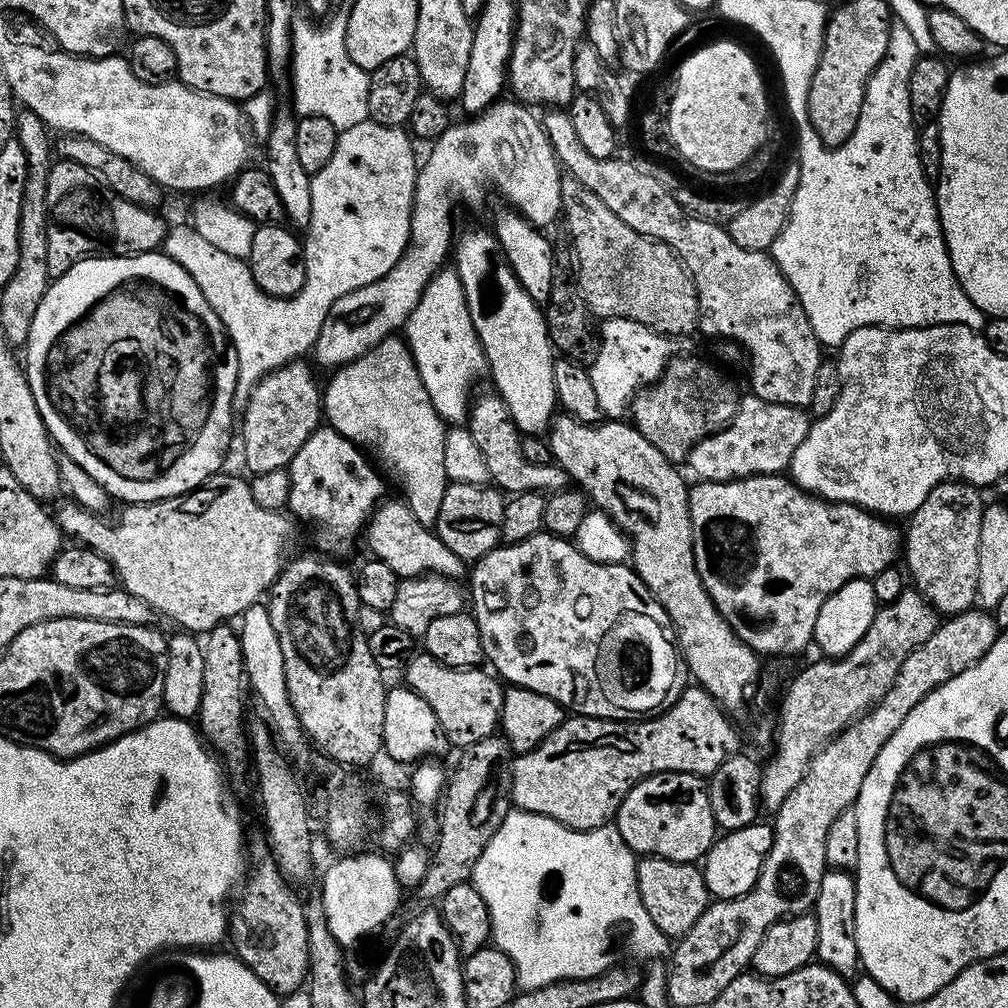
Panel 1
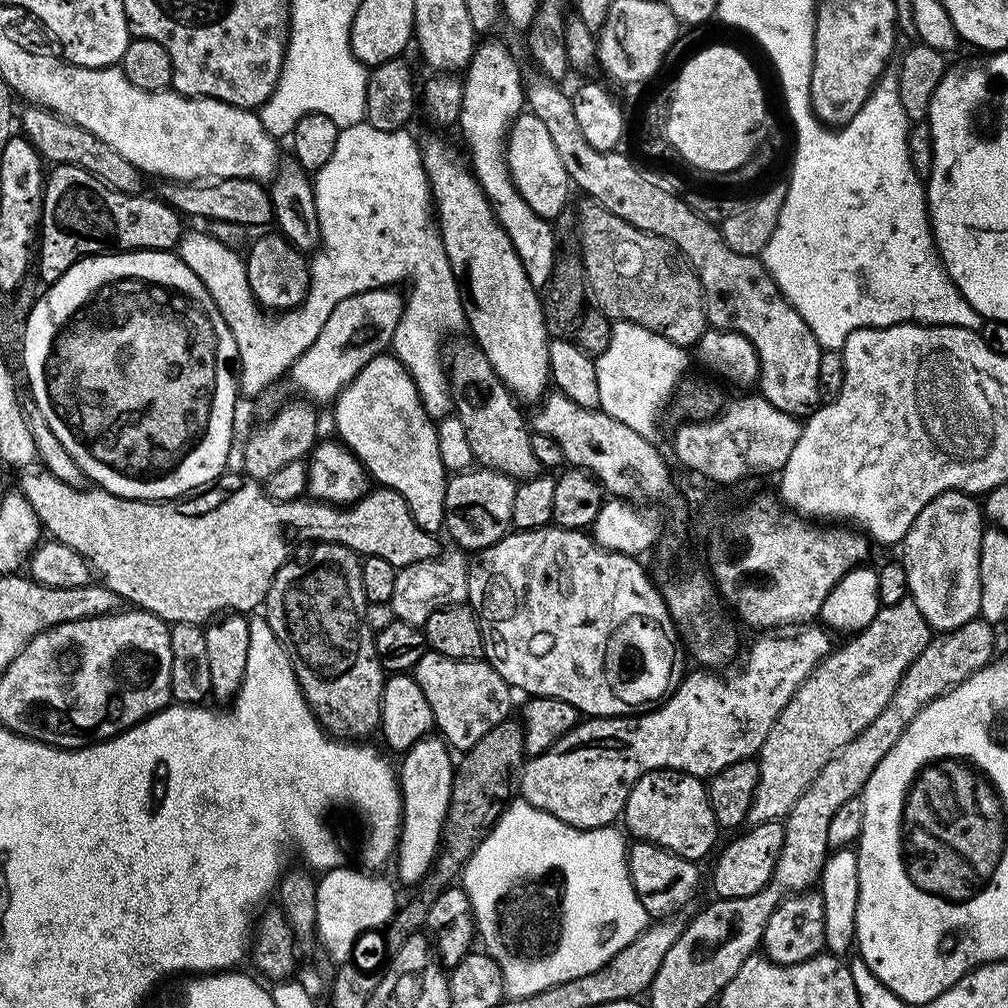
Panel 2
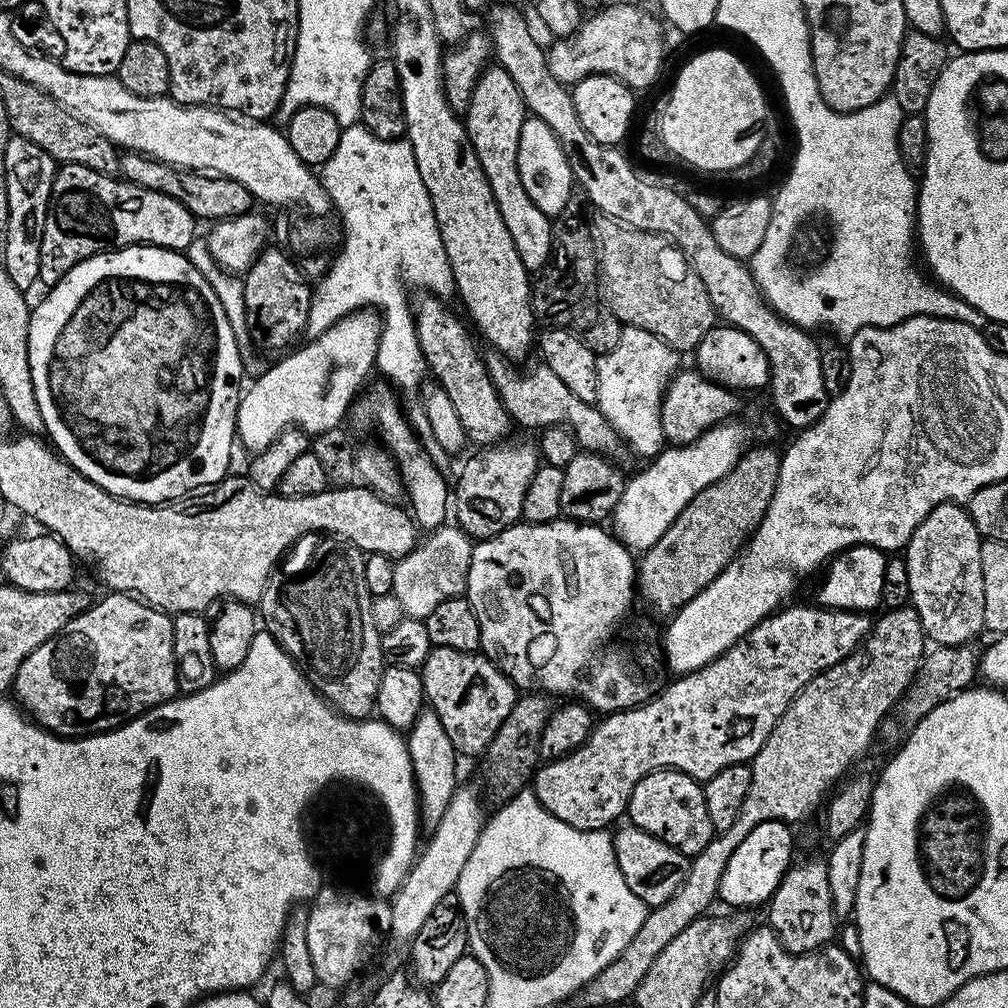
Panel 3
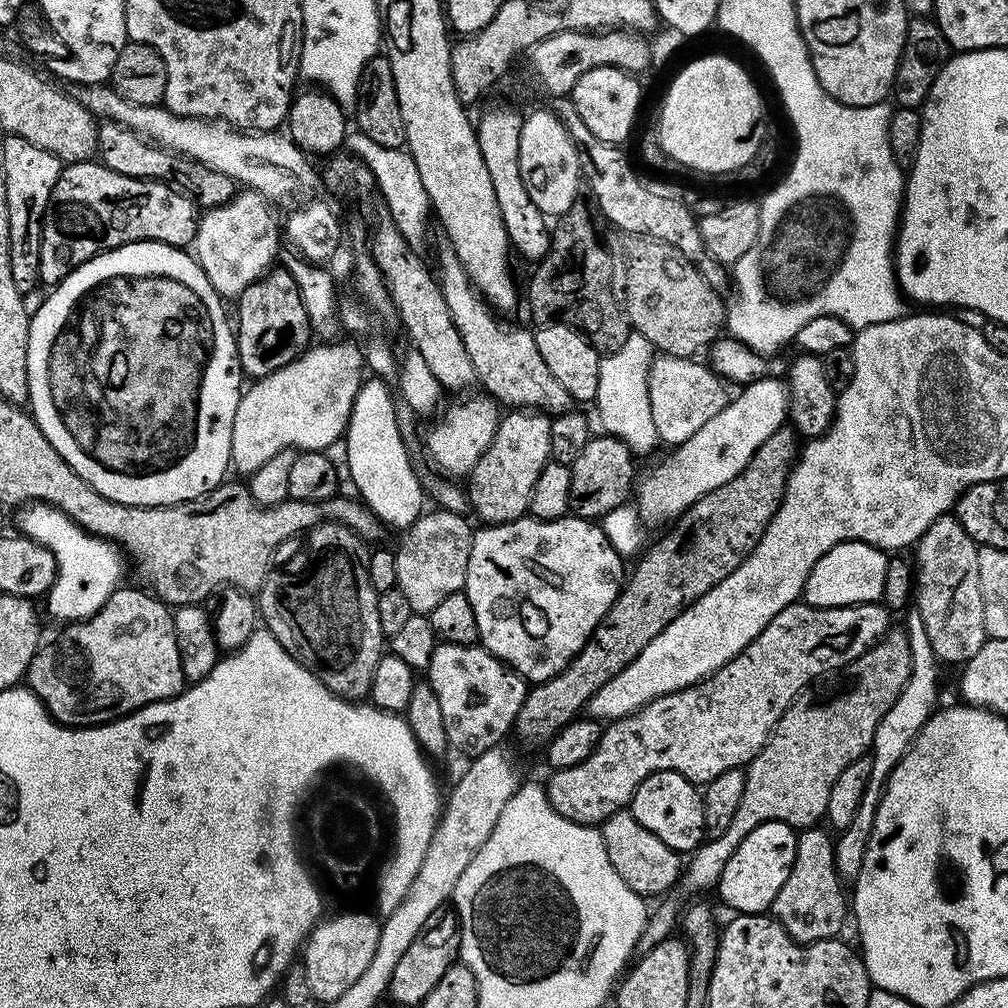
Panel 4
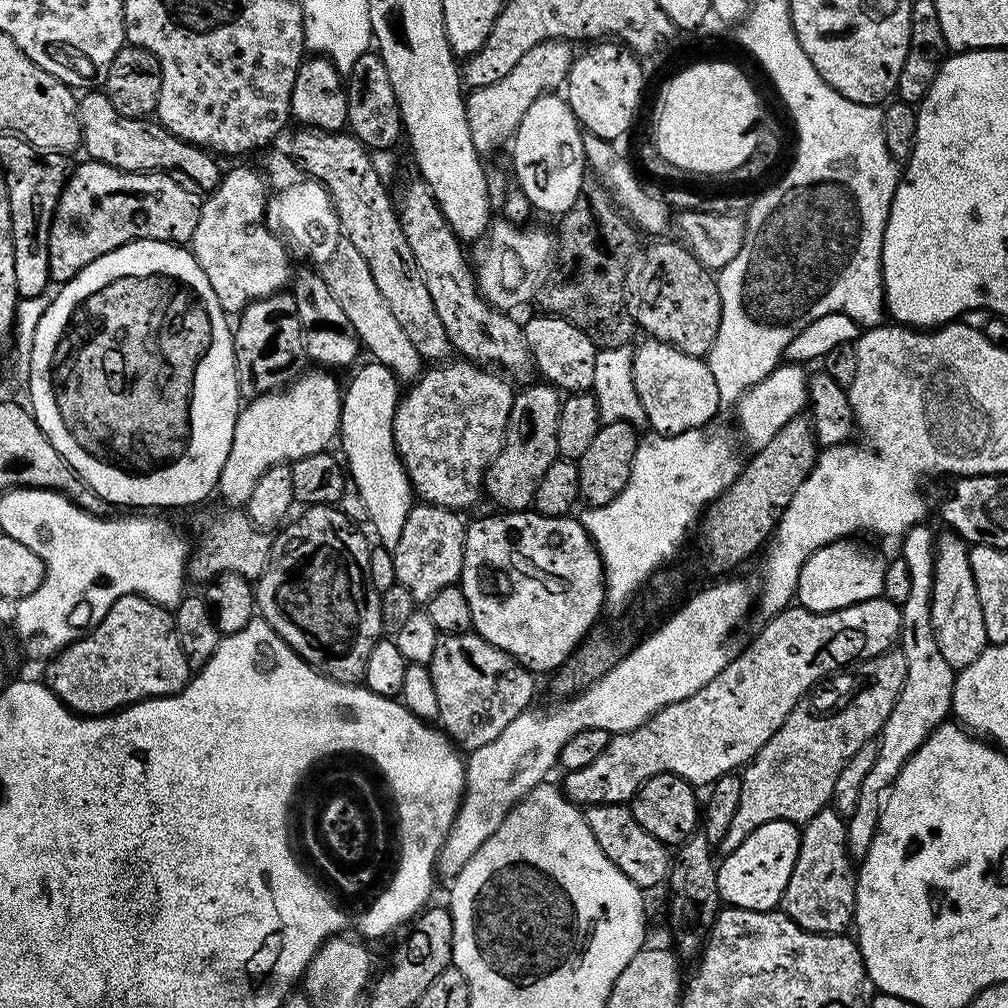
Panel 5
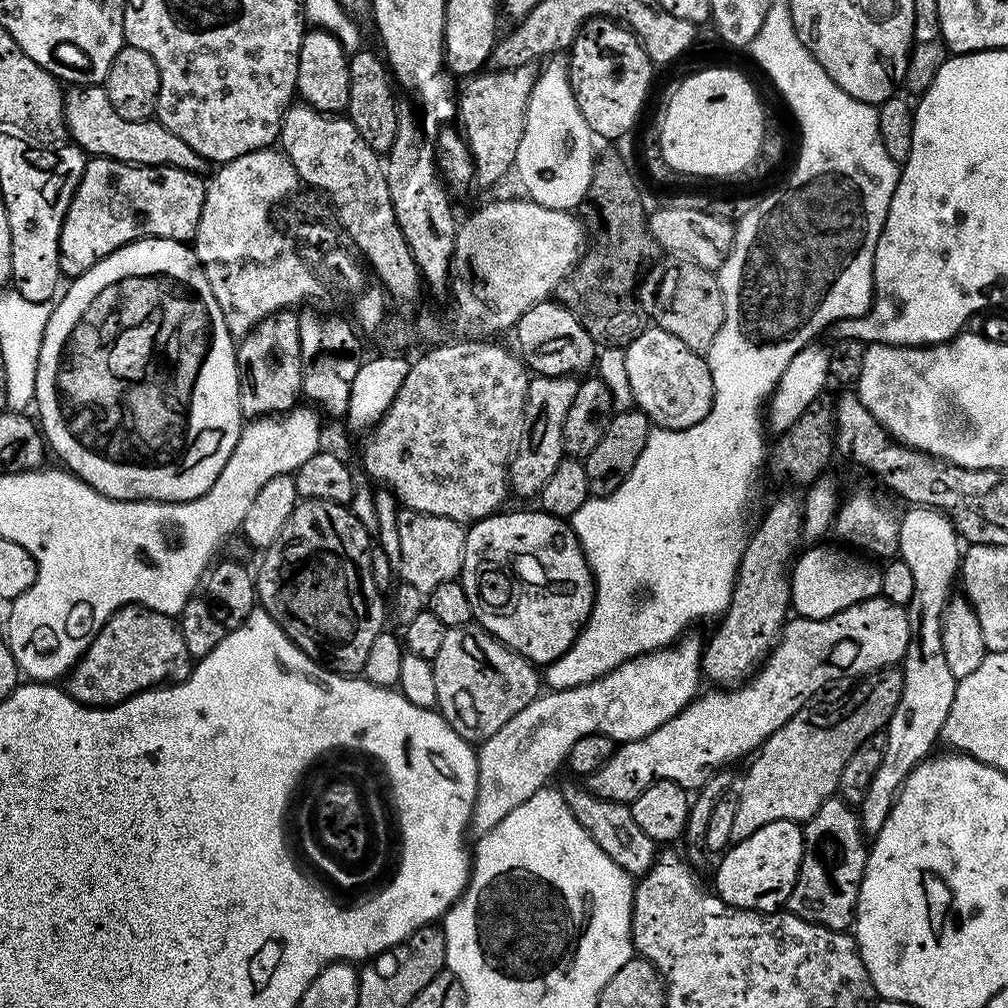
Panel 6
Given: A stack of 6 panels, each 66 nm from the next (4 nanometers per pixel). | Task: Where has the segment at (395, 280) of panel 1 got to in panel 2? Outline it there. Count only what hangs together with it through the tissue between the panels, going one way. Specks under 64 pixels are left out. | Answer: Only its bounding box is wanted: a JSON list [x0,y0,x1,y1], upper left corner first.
[290,110,570,401]

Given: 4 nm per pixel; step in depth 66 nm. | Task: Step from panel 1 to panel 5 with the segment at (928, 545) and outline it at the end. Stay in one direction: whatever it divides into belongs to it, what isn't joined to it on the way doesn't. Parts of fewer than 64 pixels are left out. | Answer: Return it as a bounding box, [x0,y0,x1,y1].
[930,530,988,670]

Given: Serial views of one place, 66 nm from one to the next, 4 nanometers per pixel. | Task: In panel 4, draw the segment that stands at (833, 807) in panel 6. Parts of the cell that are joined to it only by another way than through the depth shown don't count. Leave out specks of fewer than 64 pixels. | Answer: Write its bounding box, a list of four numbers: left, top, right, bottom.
[770,826,850,944]

